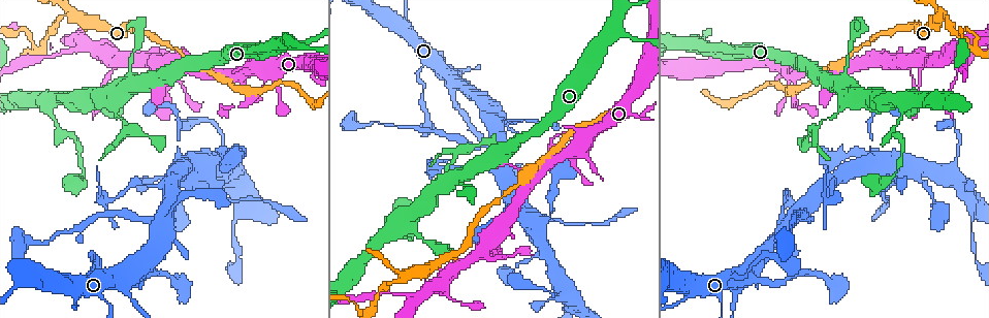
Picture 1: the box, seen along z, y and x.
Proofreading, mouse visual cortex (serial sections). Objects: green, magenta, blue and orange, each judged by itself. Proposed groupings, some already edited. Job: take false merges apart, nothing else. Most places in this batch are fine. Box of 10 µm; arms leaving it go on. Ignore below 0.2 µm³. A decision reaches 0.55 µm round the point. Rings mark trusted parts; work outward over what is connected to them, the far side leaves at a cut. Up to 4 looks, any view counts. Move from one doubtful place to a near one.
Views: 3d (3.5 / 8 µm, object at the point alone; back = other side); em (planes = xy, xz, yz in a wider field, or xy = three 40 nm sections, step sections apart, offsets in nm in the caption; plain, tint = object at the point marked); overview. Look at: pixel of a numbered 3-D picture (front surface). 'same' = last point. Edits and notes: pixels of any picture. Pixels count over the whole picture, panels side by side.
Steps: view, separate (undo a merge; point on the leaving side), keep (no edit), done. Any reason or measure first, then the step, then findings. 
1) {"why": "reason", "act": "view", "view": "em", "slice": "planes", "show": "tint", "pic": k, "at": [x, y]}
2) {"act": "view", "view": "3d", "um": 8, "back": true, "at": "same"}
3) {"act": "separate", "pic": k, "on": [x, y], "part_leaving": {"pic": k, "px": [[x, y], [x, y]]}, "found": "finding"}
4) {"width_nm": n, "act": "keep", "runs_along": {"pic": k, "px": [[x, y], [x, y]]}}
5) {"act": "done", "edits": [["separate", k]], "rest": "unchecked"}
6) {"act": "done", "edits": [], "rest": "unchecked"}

{"why": "thin neck", "act": "view", "view": "3d", "um": 3.5, "pic": 1, "at": [809, 217]}

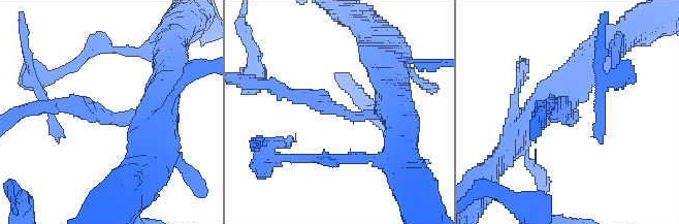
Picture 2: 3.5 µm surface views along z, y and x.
{"arm_widths_nm": [200, 450], "why": "now the EM", "act": "view", "view": "em", "slice": "xy", "step": 5, "show": "tint", "pic": 2, "at": [574, 114]}

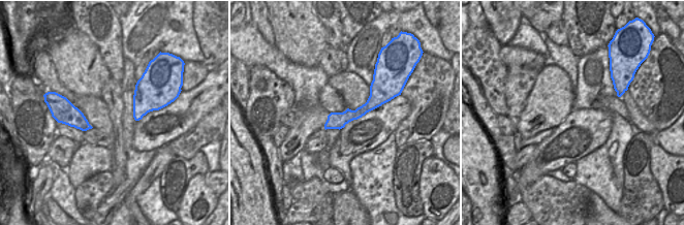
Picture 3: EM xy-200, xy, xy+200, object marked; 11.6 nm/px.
{"act": "keep", "found": "continuous, no second cell"}

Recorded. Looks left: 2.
{"why": "three arms meet", "act": "view", "view": "3d", "um": 3.5, "pic": 1, "at": [968, 47]}

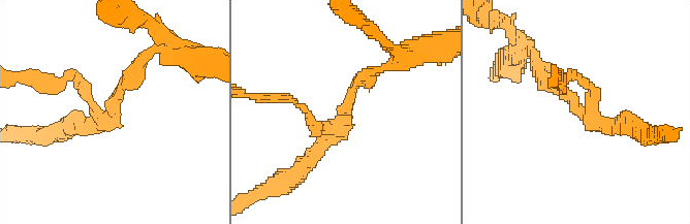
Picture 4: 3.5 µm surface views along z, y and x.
{"arms": 3, "arm_widths_nm": [150, 200, 200], "why": "now the EM", "act": "view", "view": "em", "slice": "xy", "step": 3, "show": "tint", "pic": 4, "at": [346, 113]}

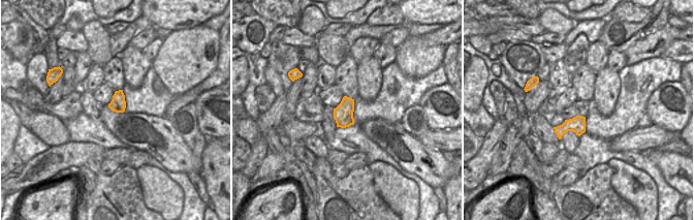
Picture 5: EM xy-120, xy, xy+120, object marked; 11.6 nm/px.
{"act": "keep", "runs_along": {"pic": 4, "px": [[139, 64], [107, 115], [79, 81]]}, "found": "all the same cell"}

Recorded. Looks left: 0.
{"act": "done", "edits": [], "rest": "unchecked"}

